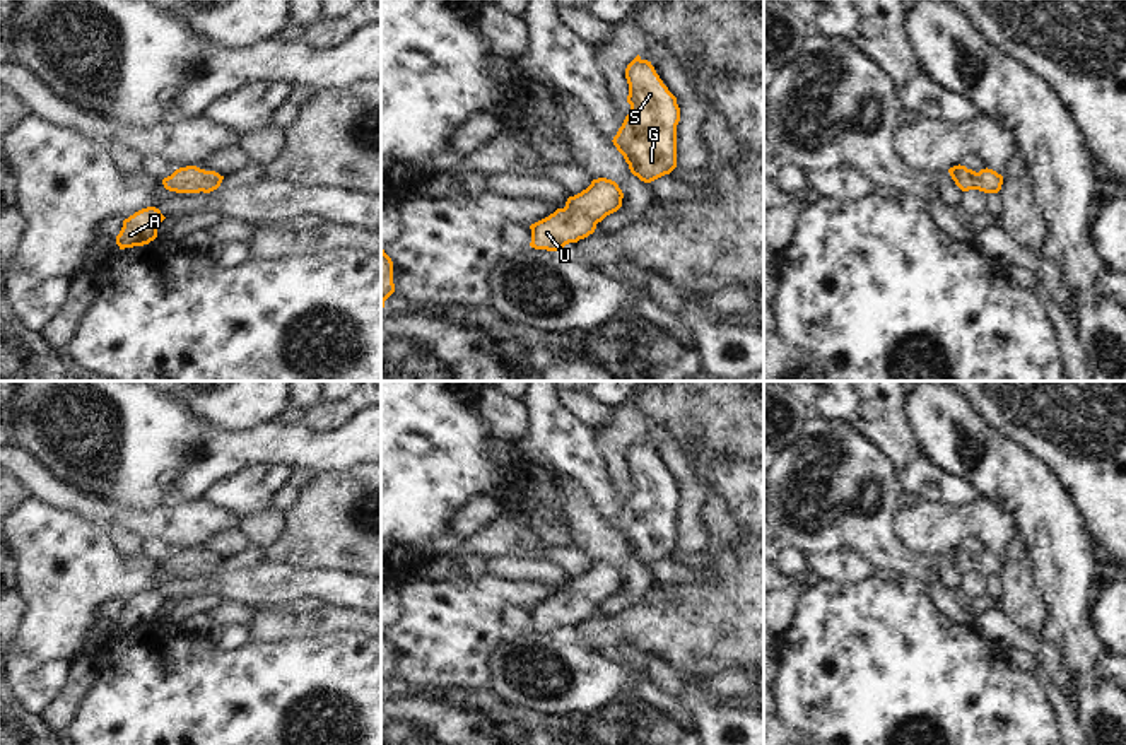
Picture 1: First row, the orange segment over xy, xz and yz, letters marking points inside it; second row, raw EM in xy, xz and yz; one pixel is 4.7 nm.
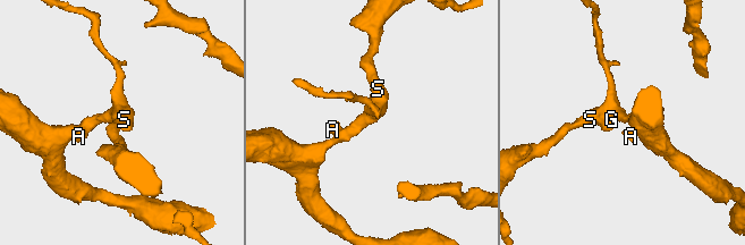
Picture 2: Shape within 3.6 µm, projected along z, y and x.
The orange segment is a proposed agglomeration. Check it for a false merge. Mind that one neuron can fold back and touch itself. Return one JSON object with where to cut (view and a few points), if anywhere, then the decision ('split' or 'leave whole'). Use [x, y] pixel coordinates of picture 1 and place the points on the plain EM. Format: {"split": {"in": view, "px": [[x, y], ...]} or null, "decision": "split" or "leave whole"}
{"split": null, "decision": "leave whole"}

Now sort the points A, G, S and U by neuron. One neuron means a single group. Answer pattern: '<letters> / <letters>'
A G S U

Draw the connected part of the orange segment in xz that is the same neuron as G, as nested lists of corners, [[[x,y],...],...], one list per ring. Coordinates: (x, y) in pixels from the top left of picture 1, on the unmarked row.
[[[639,437],[627,448],[630,494],[613,519],[629,552],[651,566],[677,550],[677,507],[680,490],[651,444]]]

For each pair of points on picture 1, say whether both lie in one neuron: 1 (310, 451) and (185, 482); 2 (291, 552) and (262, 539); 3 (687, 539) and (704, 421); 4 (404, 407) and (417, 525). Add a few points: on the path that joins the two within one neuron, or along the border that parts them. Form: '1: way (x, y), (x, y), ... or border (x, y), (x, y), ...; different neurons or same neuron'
1: way (279, 448), (233, 448), (216, 453); same neuron
2: border (284, 513), (284, 528), (265, 549); different neurons
3: border (665, 431), (691, 462); different neurons
4: way (436, 429), (455, 448), (455, 465), (431, 492); same neuron

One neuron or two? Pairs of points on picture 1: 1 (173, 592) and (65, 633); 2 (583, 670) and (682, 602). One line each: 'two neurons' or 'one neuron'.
1: one neuron
2: two neurons

